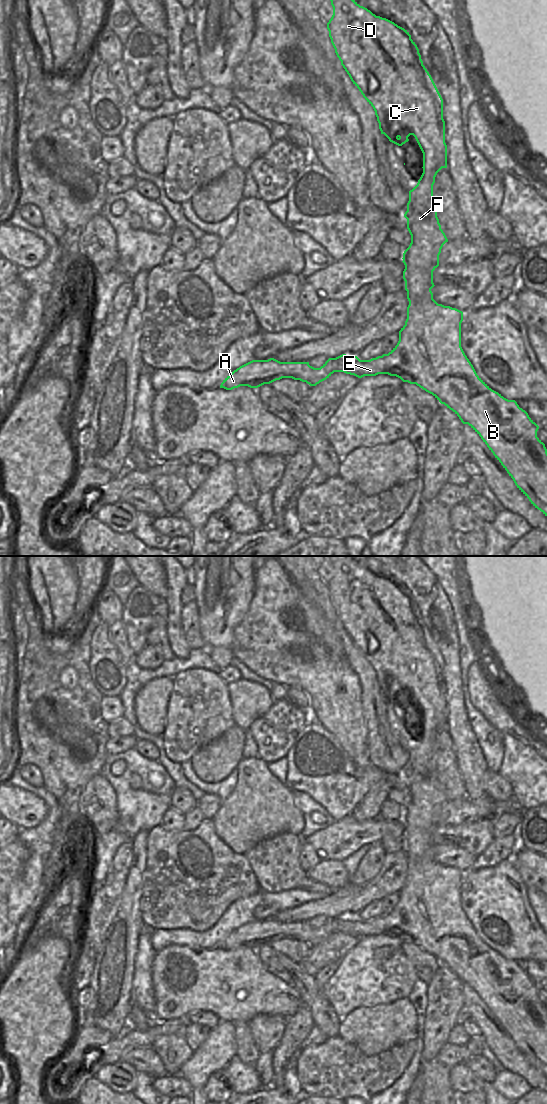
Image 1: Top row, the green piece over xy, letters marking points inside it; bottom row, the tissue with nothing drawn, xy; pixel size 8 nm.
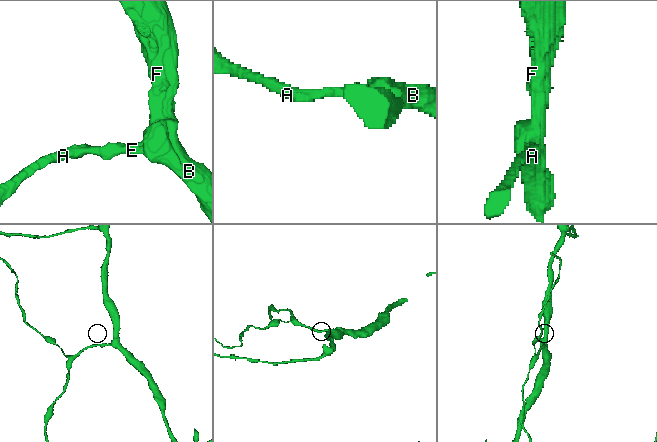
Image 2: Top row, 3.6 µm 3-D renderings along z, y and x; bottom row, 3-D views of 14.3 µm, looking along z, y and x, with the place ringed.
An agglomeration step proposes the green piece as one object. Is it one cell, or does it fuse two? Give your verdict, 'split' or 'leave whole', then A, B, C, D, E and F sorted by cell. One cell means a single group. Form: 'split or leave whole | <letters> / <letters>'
leave whole | A B C D E F

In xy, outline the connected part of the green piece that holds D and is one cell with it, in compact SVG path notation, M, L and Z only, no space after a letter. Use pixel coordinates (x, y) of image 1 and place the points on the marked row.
M355 0L330 1L333 15L327 23L327 29L331 43L351 81L373 107L381 134L398 146L408 142L408 137L413 135L423 153L423 173L417 185L409 191L404 214L411 235L411 243L402 258L405 265L403 279L409 301L407 319L399 331L397 345L388 354L370 360L342 354L329 358L320 368L310 366L309 362L280 362L274 358L252 360L231 372L220 388L258 388L282 378L316 386L334 372L344 372L358 378L378 374L396 376L432 394L452 410L463 424L468 424L501 463L517 488L535 508L547 516L547 449L537 437L539 426L515 400L504 398L477 375L461 347L463 312L438 304L431 291L435 286L433 271L439 266L443 245L448 242L441 229L433 197L435 177L442 168L447 168L443 99L407 30L376 16Z

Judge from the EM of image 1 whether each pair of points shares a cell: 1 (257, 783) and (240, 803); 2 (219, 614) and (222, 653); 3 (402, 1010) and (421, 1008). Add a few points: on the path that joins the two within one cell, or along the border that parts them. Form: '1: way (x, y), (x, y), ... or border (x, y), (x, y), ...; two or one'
1: way (255, 788), (245, 798); one
2: border (230, 647), (216, 646), (209, 648); two
3: border (408, 998), (416, 1011), (417, 1032); two

